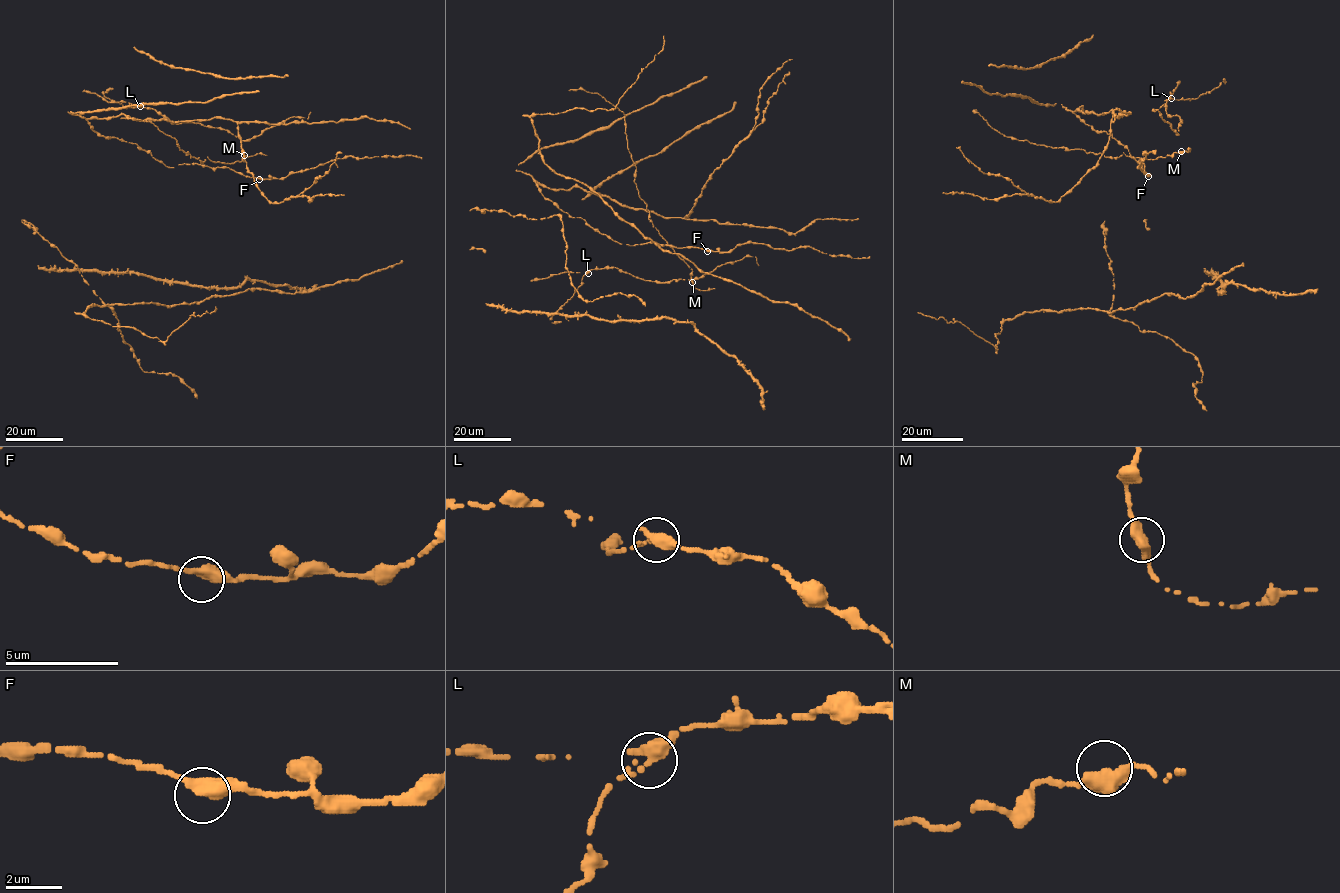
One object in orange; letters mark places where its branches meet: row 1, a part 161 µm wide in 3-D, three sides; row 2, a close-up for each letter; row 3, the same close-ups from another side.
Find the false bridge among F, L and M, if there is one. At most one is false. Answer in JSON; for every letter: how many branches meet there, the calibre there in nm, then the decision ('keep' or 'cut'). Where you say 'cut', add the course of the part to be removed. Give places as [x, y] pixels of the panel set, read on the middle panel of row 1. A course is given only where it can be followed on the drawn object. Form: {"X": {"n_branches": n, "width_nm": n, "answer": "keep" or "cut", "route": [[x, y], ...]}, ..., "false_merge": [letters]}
{"F": {"n_branches": 2, "width_nm": 400, "answer": "keep"}, "L": {"n_branches": 2, "width_nm": 400, "answer": "cut", "route": [[588, 273], [571, 299], [552, 315], [552, 323], [561, 321]]}, "M": {"n_branches": 2, "width_nm": 440, "answer": "keep"}, "false_merge": ["L"]}

